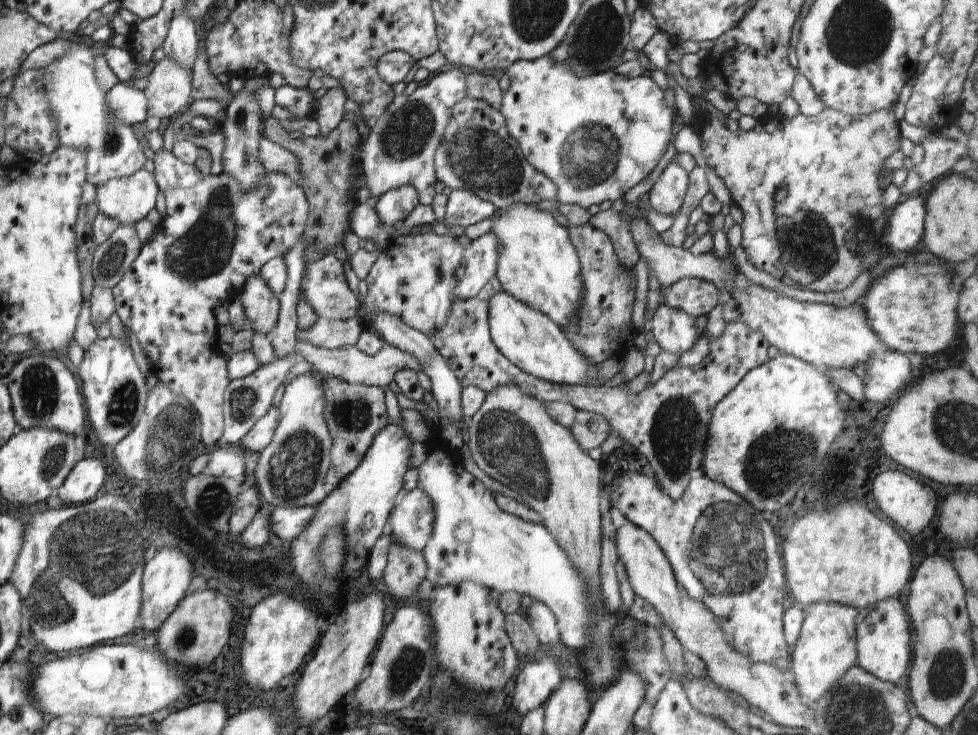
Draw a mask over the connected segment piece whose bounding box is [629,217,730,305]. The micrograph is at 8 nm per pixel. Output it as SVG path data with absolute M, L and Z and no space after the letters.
M642 217L635 218L629 222L629 231L631 232L633 241L636 243L639 256L646 260L646 264L648 264L648 268L651 270L650 272L656 276L656 280L658 280L658 284L660 284L660 305L665 304L664 295L667 288L683 278L712 282L718 290L722 290L725 287L725 276L729 274L730 266L729 269L724 269L720 260L718 260L712 250L694 256L688 249L666 244L661 239L660 234L650 228L651 226L647 220Z

